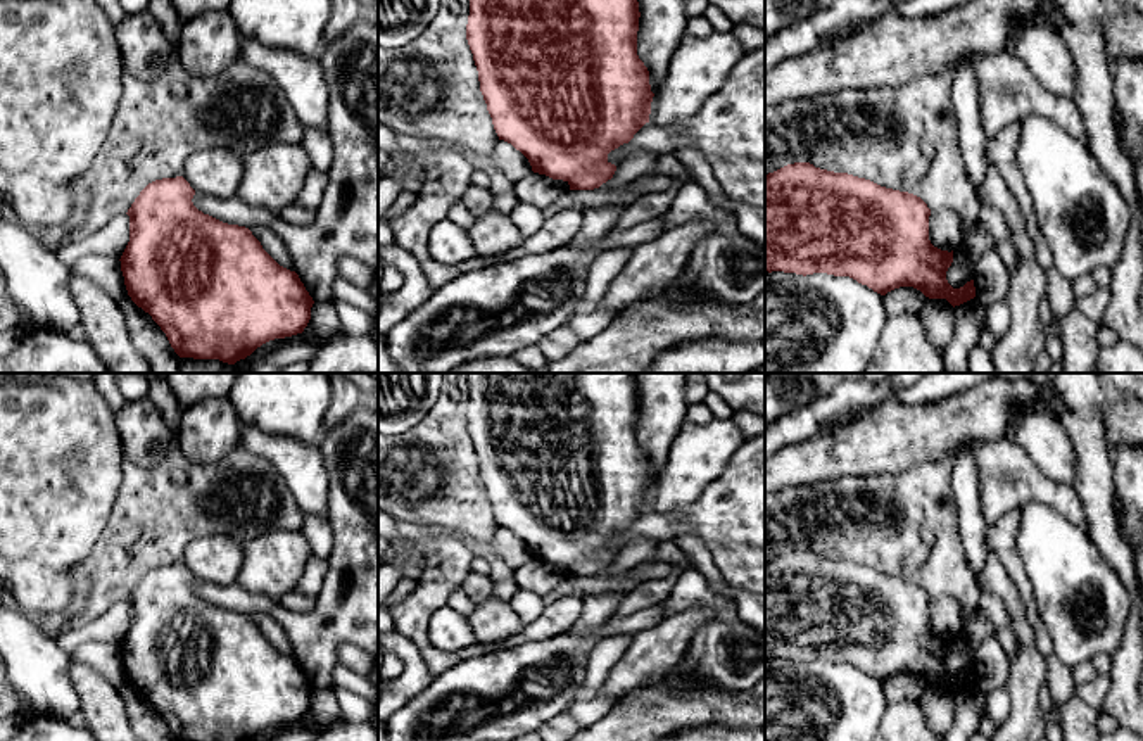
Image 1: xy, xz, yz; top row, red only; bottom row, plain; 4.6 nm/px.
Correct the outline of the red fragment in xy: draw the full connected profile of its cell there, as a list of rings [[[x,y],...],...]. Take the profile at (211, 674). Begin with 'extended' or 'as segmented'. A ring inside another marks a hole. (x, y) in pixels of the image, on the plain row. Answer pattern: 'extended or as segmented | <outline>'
as segmented | [[[183,563],[162,565],[148,570],[128,596],[129,629],[119,648],[131,687],[152,703],[176,741],[252,741],[269,727],[302,720],[314,687],[299,662],[280,653],[249,615],[199,598],[193,582]]]

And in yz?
as segmented | [[[810,549],[787,551],[765,561],[765,658],[849,663],[881,682],[913,674],[929,686],[960,693],[976,684],[974,667],[960,675],[948,670],[953,637],[931,630],[929,603],[927,591],[913,580]]]

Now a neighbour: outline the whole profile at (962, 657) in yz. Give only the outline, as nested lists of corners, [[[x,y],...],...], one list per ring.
[[[979,608],[972,620],[963,624],[963,629],[953,637],[953,649],[946,658],[946,667],[953,675],[963,674],[974,667],[979,644],[995,637],[996,630],[986,613]]]

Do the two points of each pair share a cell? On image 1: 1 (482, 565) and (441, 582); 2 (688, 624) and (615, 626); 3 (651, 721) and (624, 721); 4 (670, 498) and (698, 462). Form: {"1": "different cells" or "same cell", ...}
{"1": "different cells", "2": "different cells", "3": "same cell", "4": "same cell"}

